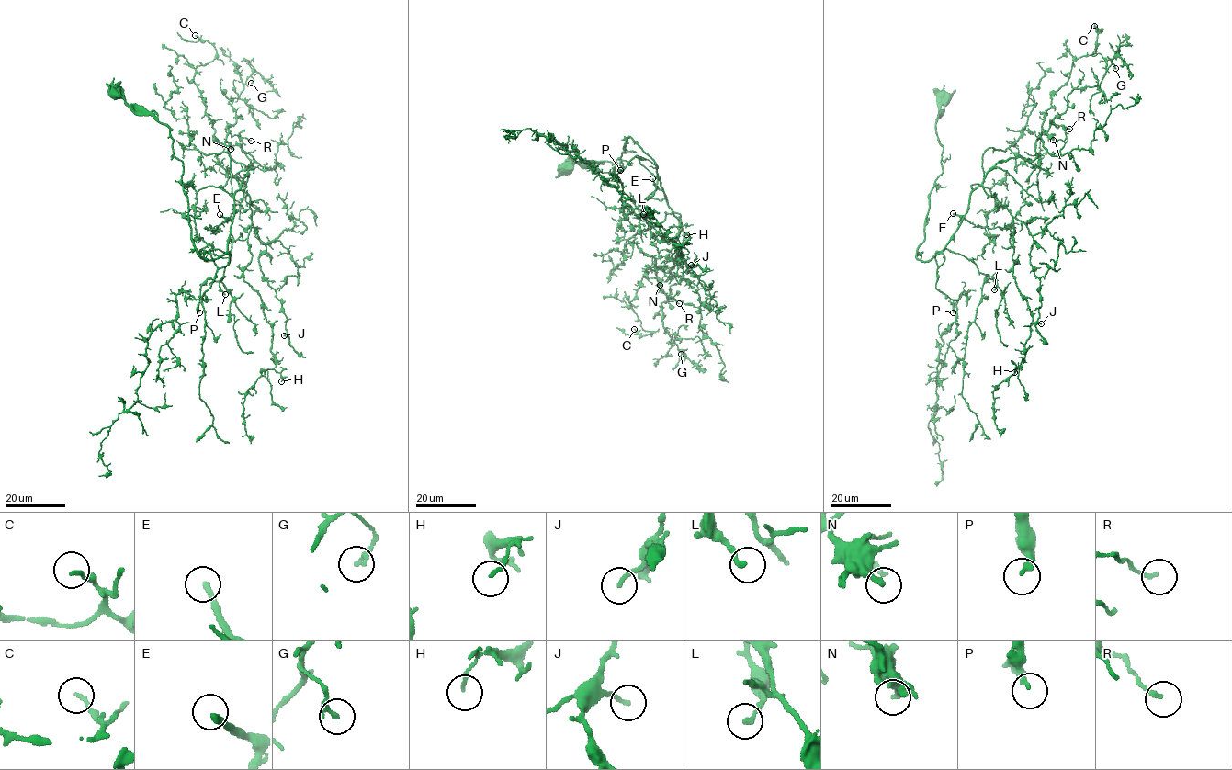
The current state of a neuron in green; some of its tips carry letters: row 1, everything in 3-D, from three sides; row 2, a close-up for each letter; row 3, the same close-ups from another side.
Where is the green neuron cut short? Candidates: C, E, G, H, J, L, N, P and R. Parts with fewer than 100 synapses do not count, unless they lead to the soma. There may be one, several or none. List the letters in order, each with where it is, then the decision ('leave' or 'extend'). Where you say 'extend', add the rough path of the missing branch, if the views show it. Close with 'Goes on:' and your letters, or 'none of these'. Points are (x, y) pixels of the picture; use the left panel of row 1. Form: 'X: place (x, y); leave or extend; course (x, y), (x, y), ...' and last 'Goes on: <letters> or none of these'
C: place (195, 35); leave
E: place (220, 214); extend; course (220, 214), (209, 219), (187, 210), (179, 248), (167, 257), (152, 299), (102, 343), (85, 386), (76, 386)
G: place (251, 83); leave
H: place (281, 381); leave
J: place (284, 335); leave
L: place (225, 294); leave
N: place (231, 149); leave
P: place (199, 312); leave
R: place (251, 141); leave
Goes on: E

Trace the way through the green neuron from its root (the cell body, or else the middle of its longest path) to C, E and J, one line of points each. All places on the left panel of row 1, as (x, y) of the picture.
C: (118, 91), (170, 130), (191, 240), (217, 259), (252, 168), (214, 135), (194, 76), (216, 48), (195, 35)
E: (118, 91), (135, 111), (170, 130), (191, 240), (207, 259), (226, 252), (231, 220), (220, 214)
J: (118, 91), (170, 130), (200, 255), (226, 252), (235, 193), (249, 196), (284, 335)

